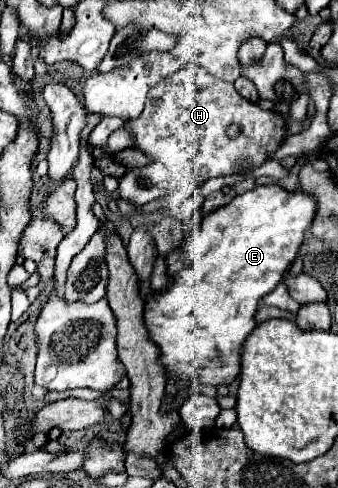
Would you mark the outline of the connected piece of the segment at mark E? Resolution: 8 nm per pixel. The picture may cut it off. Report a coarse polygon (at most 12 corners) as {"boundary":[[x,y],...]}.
{"boundary":[[317,201],[203,217],[145,305],[169,379],[229,385]]}

